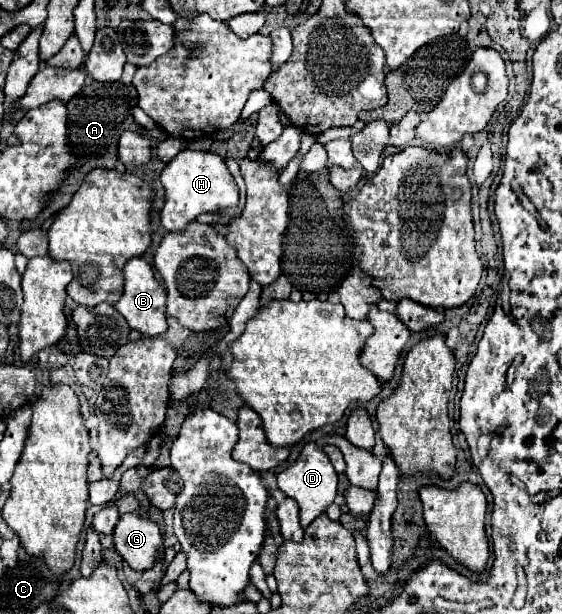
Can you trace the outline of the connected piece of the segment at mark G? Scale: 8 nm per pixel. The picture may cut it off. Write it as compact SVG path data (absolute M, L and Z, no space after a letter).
M123 514L113 534L115 550L121 558L137 572L155 566L163 536L153 520L141 518L137 514Z

